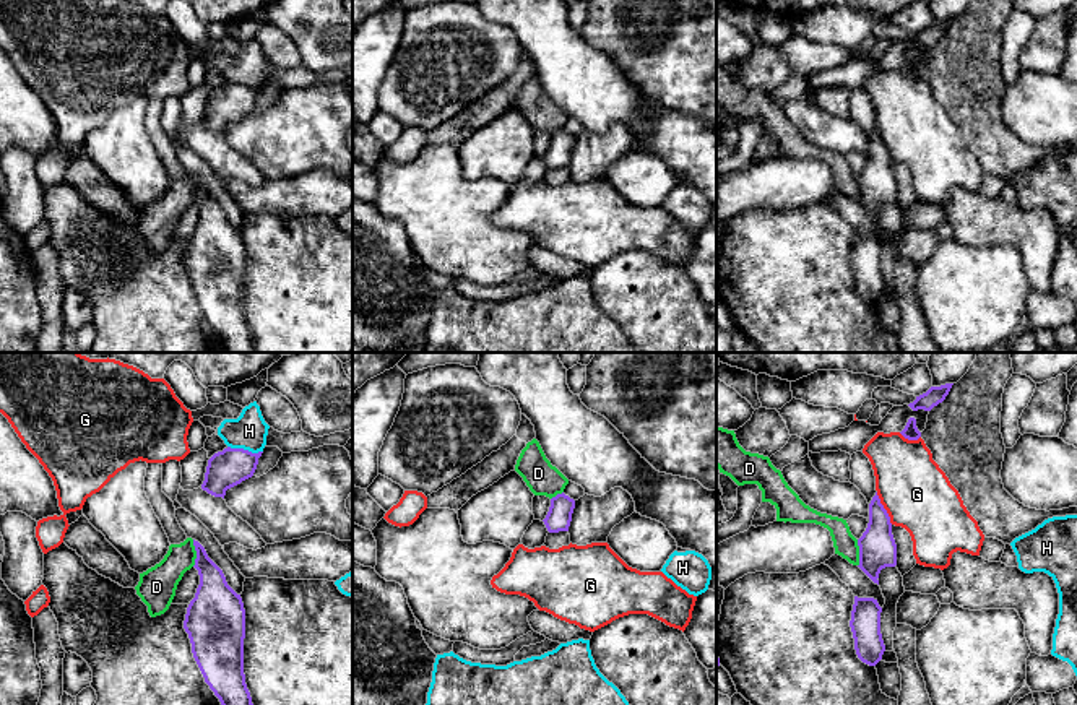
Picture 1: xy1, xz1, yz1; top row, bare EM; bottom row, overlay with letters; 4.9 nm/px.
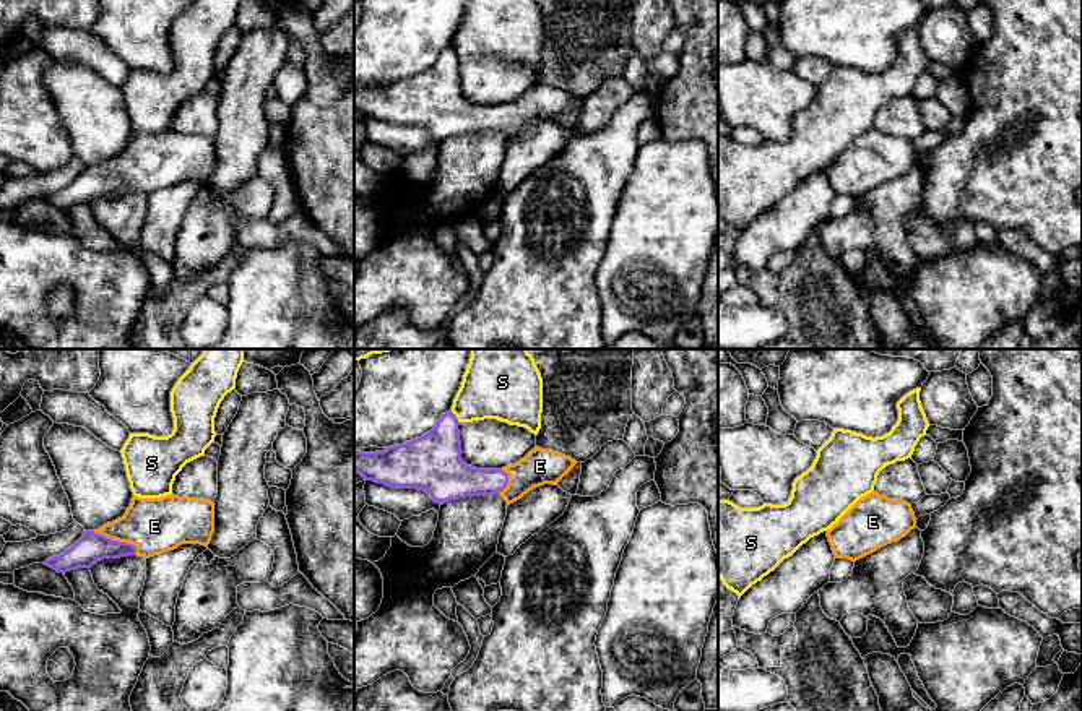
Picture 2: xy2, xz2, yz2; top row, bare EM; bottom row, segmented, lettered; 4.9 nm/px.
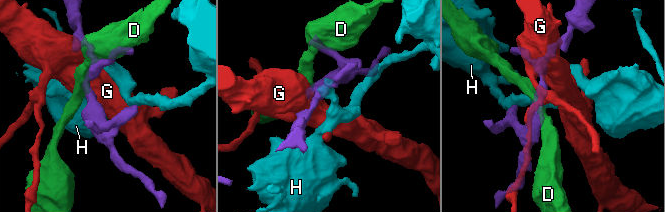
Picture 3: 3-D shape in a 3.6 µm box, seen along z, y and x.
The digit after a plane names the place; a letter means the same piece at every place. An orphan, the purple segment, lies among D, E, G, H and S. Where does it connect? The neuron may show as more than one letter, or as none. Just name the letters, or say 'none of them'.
E

